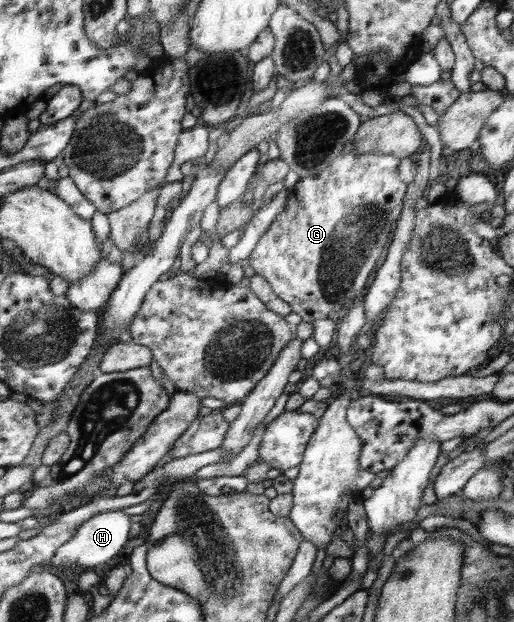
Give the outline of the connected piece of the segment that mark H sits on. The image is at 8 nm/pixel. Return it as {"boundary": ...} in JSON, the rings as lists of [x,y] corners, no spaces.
{"boundary":[[[124,509],[96,514],[95,517],[88,519],[84,524],[80,525],[78,532],[70,541],[60,546],[48,565],[56,566],[59,570],[73,569],[76,566],[82,566],[85,570],[92,568],[105,570],[114,562],[114,556],[128,542],[130,524],[132,524],[132,520],[124,512]]]}

